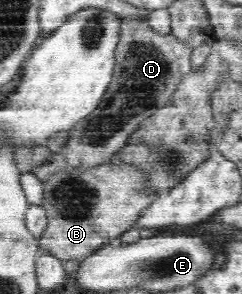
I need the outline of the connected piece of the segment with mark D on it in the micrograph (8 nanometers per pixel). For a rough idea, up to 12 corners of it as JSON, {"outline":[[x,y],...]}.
{"outline":[[123,23],[114,78],[69,127],[61,167],[115,160],[169,105],[194,50],[147,23]]}

